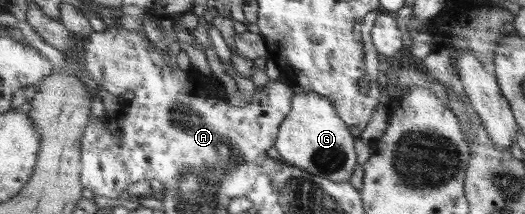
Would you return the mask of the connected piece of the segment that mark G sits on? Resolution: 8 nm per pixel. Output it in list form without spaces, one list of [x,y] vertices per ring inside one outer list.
[[[295,94],[291,112],[281,124],[281,133],[274,148],[278,150],[281,160],[332,182],[346,182],[356,166],[354,134],[342,122],[333,102],[321,94]]]

